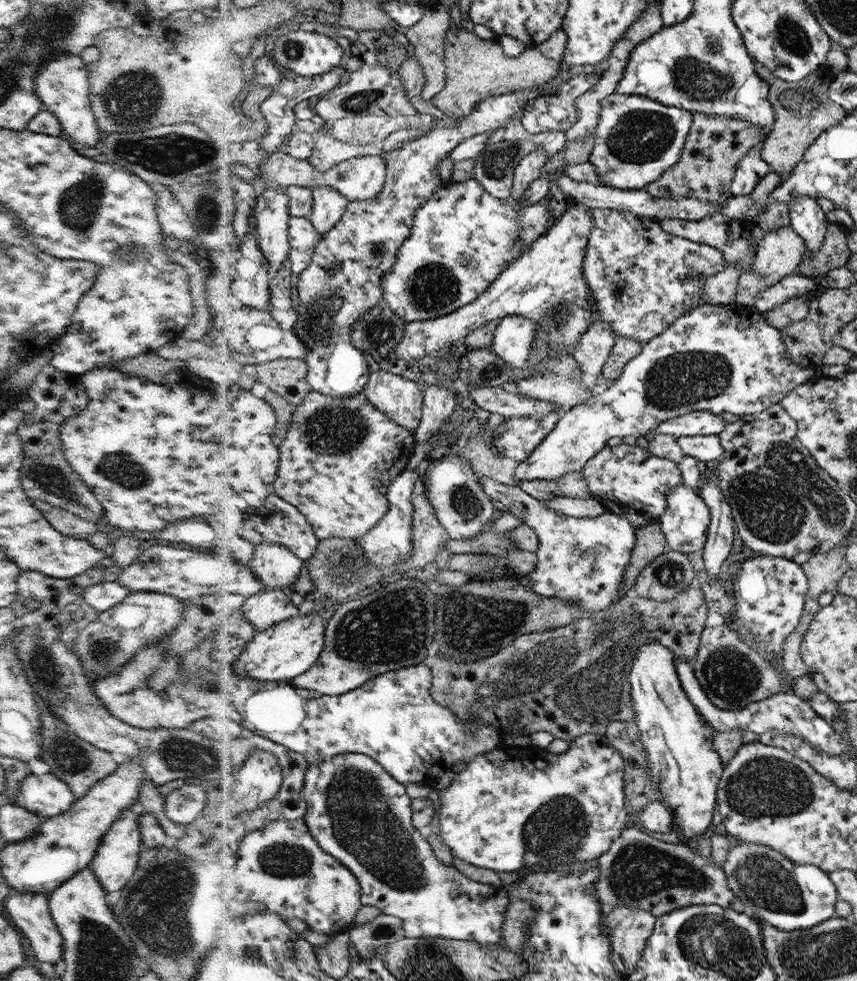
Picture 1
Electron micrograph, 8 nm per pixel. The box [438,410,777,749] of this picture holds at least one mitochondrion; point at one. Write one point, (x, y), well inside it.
(578, 688)

